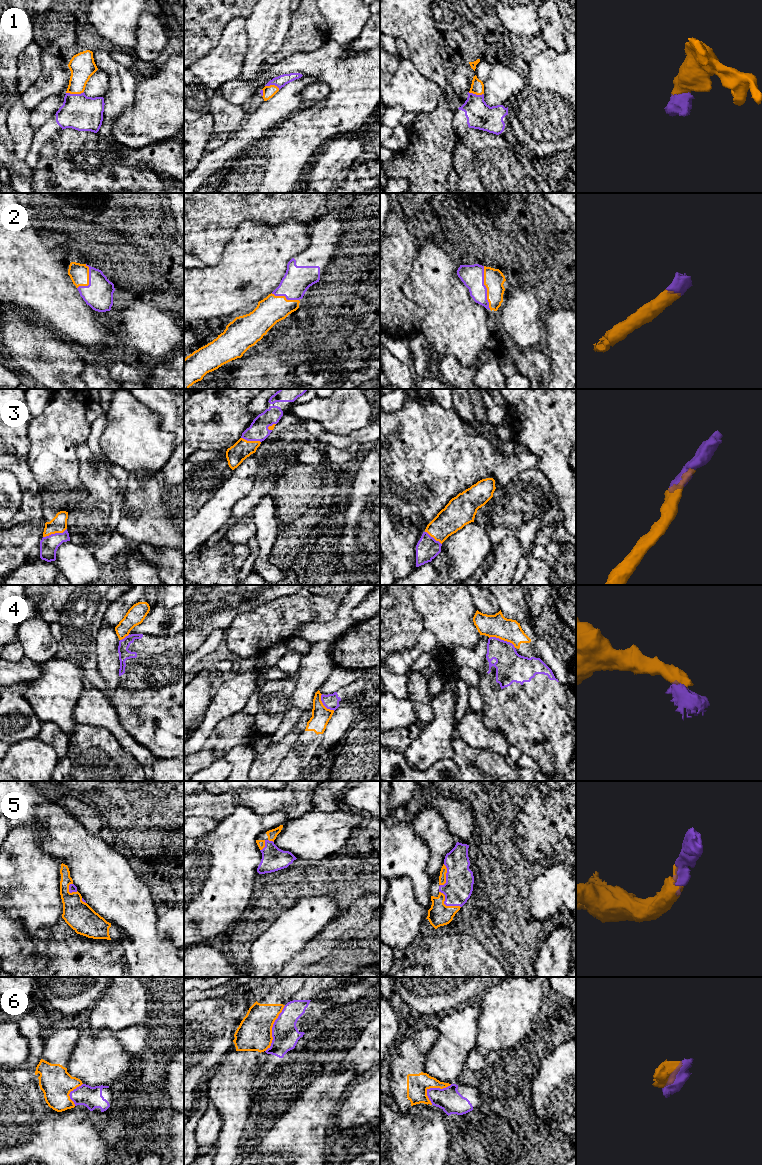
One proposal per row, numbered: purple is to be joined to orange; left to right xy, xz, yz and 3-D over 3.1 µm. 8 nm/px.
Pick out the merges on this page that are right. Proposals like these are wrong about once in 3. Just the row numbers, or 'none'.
1, 2, 3, 5

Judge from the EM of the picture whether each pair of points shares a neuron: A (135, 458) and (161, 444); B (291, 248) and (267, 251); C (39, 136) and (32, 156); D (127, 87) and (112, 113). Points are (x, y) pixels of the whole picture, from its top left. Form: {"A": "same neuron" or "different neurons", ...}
{"A": "same neuron", "B": "same neuron", "C": "same neuron", "D": "same neuron"}

